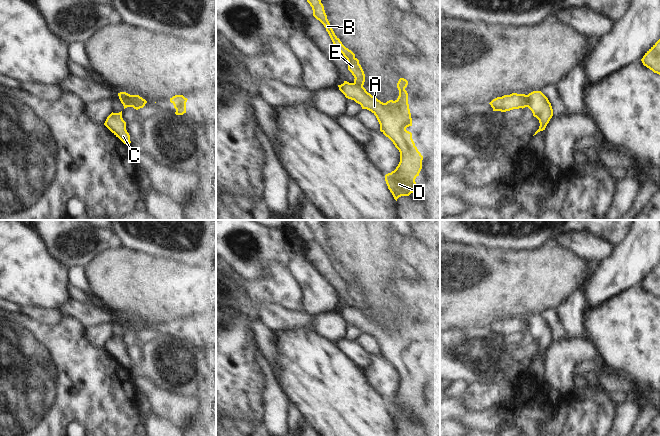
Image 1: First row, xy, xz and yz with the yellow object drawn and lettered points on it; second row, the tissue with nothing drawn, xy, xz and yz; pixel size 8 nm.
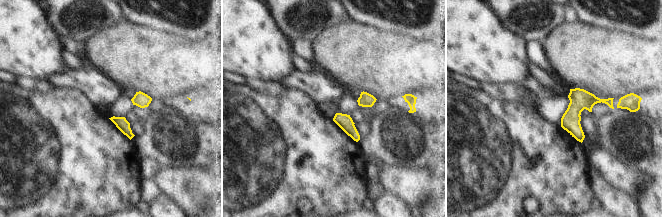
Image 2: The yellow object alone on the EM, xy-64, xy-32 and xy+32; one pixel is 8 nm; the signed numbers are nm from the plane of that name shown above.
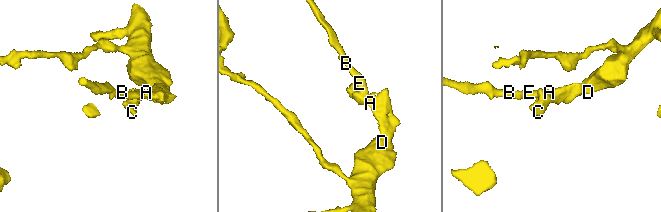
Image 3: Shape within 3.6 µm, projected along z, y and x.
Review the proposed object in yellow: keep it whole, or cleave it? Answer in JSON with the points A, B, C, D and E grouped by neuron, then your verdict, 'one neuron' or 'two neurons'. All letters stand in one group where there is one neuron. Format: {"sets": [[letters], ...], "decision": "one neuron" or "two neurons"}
{"sets": [["A", "C", "D"], ["B", "E"]], "decision": "two neurons"}

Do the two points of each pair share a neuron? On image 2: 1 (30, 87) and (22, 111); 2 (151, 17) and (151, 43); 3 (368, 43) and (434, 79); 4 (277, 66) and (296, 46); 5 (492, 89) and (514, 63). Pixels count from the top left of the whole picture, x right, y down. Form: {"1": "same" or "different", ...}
{"1": "different", "2": "different", "3": "same", "4": "different", "5": "different"}

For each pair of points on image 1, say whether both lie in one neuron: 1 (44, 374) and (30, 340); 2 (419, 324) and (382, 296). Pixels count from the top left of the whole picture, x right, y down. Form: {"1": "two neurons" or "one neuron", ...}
{"1": "one neuron", "2": "one neuron"}

